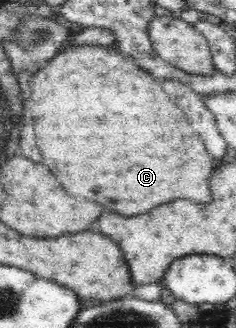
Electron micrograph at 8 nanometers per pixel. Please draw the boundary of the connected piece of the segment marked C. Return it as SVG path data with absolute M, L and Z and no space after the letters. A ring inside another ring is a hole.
M67 45L65 50L60 51L54 58L51 58L46 62L40 72L34 74L34 80L32 80L32 118L34 118L34 124L36 124L36 142L38 142L38 148L44 156L44 164L52 170L54 176L59 180L60 184L66 188L66 192L70 196L80 198L86 198L86 200L92 200L92 202L98 202L100 206L104 206L104 210L110 210L112 213L120 213L124 216L136 216L136 214L142 214L142 212L148 212L164 202L170 202L170 200L176 200L176 198L192 198L196 202L210 202L212 196L210 196L210 176L214 172L214 158L206 152L204 144L202 144L202 136L196 132L190 132L192 128L192 122L190 122L190 116L188 116L188 98L184 96L168 96L168 92L164 90L164 84L166 82L178 82L178 80L162 80L162 84L158 84L149 72L146 72L142 67L136 64L136 61L132 57L122 56L122 53L116 48L94 45Z

